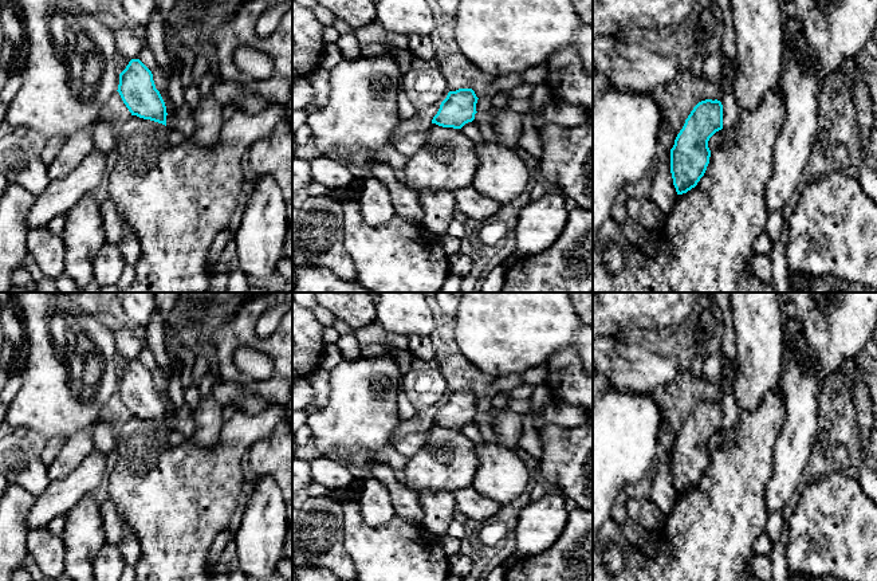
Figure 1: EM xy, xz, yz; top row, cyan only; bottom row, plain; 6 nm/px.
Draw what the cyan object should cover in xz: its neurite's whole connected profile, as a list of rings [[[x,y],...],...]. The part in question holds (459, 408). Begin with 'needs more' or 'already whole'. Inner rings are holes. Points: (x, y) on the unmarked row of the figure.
already whole; [[[472,389],[449,392],[432,424],[443,428],[461,429],[465,424],[475,420],[477,400]]]

